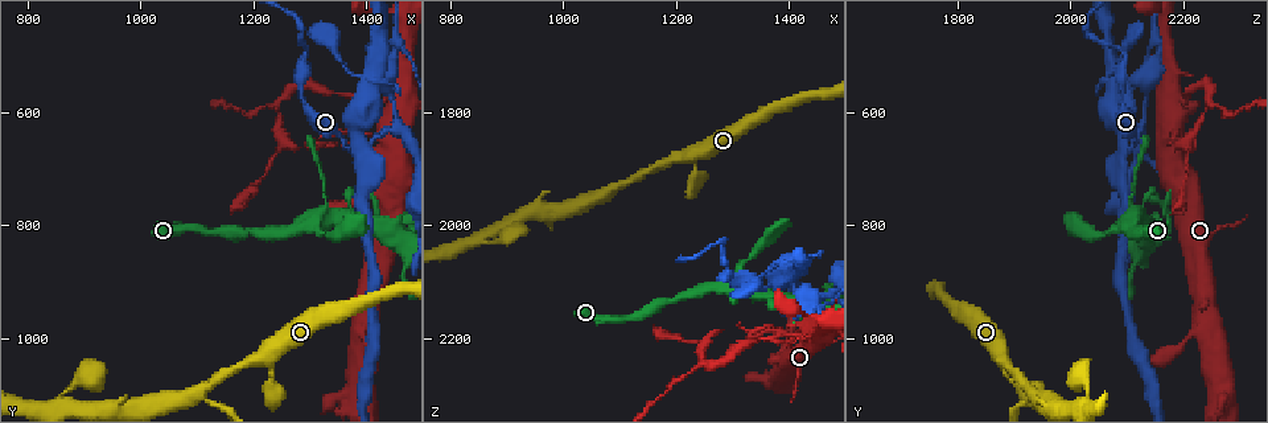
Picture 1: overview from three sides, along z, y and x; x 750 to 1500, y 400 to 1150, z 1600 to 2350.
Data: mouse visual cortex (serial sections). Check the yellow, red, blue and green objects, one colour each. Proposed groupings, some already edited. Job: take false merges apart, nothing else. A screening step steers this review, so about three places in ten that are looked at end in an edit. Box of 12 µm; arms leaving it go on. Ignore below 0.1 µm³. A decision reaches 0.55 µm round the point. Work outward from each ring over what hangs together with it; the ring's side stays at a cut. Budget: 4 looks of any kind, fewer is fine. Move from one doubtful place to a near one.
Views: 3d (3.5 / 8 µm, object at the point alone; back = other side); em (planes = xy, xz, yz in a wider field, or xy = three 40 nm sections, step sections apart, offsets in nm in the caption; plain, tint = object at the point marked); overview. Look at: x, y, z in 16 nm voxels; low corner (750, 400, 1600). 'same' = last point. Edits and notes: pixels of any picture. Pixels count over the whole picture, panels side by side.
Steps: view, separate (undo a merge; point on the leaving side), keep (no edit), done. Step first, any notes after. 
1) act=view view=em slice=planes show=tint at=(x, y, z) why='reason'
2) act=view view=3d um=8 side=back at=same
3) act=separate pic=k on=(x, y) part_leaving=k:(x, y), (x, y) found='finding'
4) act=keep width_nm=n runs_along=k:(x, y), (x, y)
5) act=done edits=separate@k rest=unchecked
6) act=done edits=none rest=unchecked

act=view view=em slice=xy step=3 show=tint at=(1120, 1090, 1925) why='abrupt turn'

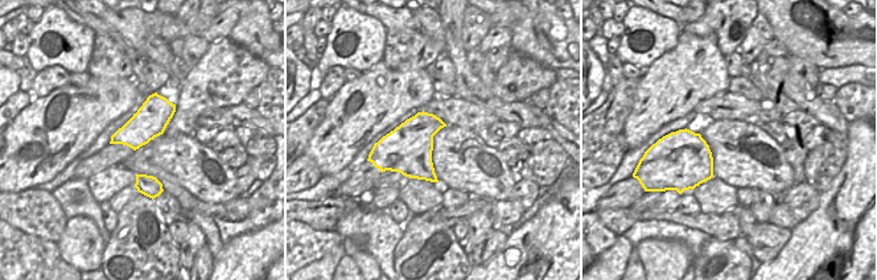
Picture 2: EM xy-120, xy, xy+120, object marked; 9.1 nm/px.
act=view view=3d um=3.5 at=same

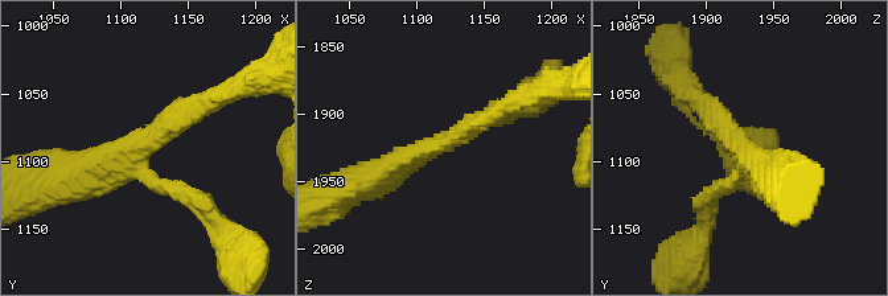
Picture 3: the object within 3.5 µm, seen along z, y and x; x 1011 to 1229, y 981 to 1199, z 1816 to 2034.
act=keep arms=3 arm_widths_nm=200,250,400 runs_along=3:(205, 101), (87, 179), (68, 179) found='all the same cell'

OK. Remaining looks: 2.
act=view view=3d um=3.5 side=back at=(1445, 630, 2125)

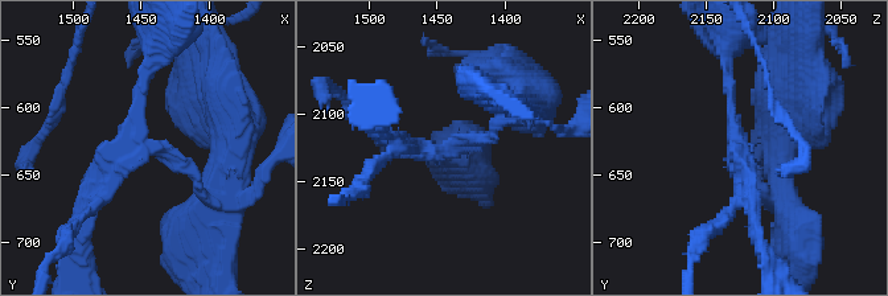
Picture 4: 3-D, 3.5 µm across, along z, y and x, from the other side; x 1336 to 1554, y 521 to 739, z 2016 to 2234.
act=view view=em slice=xy step=3 show=tint at=(1444, 634, 2124) arms=3 arm_widths_nm=150,150,250

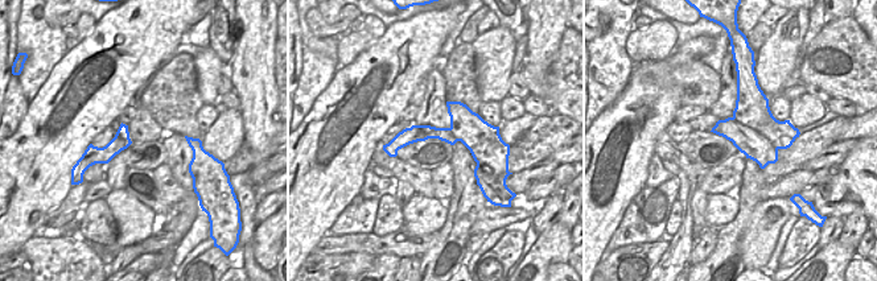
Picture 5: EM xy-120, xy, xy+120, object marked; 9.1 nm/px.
act=separate pic=4 on=(87, 258) part_leaving=4:(140, 139), (140, 86), (164, 37) found='two cells meet here'

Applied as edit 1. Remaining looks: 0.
act=done edits=separate@4 rest=unchecked

